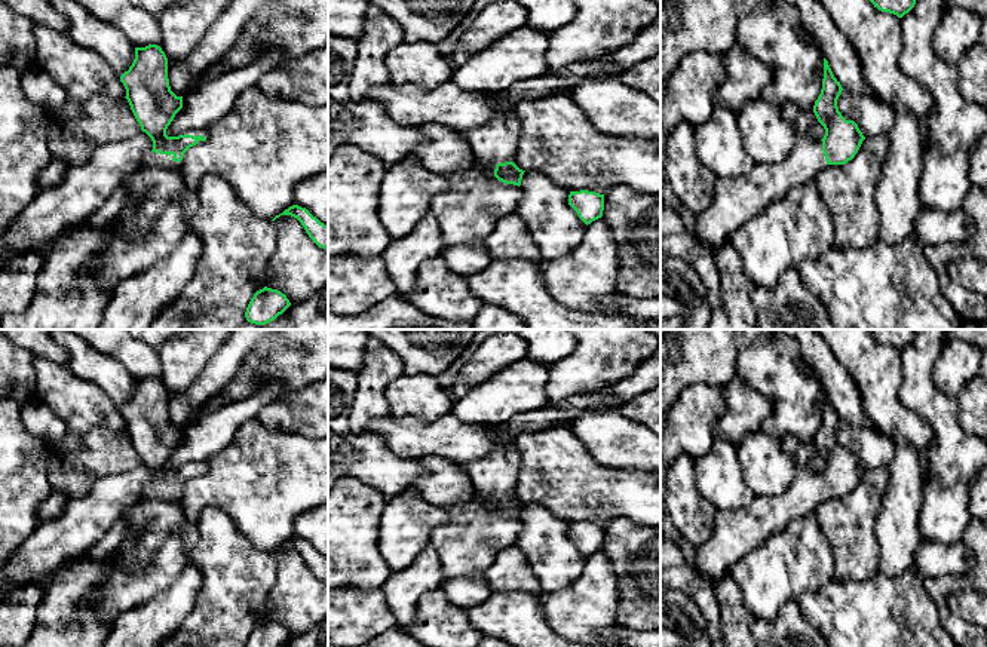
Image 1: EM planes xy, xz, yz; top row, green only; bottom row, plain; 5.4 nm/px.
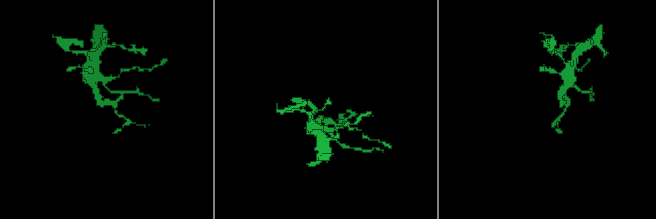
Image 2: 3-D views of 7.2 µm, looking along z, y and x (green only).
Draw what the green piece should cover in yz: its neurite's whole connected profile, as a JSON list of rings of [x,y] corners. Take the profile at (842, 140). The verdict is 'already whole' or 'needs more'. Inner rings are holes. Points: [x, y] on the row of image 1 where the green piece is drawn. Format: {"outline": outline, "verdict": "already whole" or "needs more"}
{"outline": [[[824,58],[822,89],[813,113],[824,126],[822,139],[799,132],[790,156],[782,163],[755,163],[738,177],[718,178],[714,200],[690,229],[698,242],[711,249],[721,246],[744,223],[758,215],[788,190],[815,180],[827,165],[845,165],[855,157],[865,137],[837,107],[843,88]]], "verdict": "needs more"}

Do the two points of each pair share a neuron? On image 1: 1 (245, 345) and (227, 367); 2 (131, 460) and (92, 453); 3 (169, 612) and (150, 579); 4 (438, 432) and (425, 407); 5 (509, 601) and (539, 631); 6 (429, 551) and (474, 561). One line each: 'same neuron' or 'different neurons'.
1: same neuron
2: same neuron
3: different neurons
4: different neurons
5: same neuron
6: different neurons

